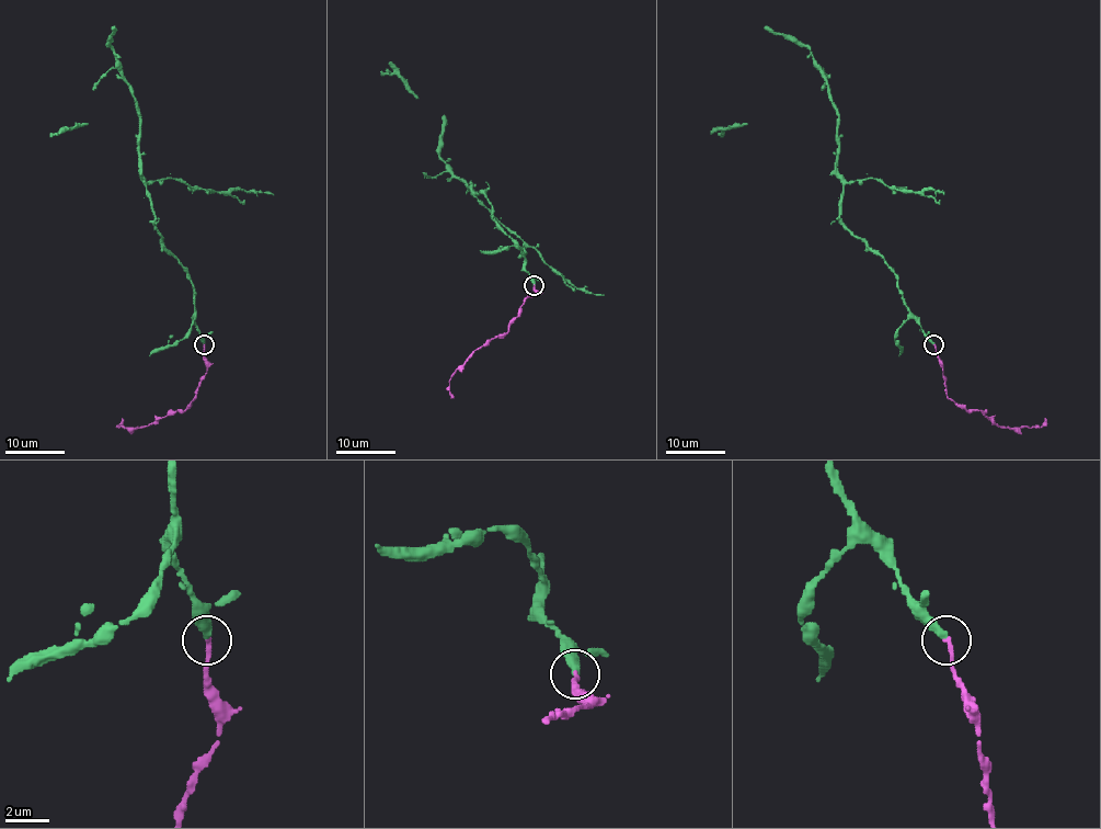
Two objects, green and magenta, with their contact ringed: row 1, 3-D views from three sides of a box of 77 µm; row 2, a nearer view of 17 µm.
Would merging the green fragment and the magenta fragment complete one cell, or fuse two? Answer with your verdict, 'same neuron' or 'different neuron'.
same neuron

